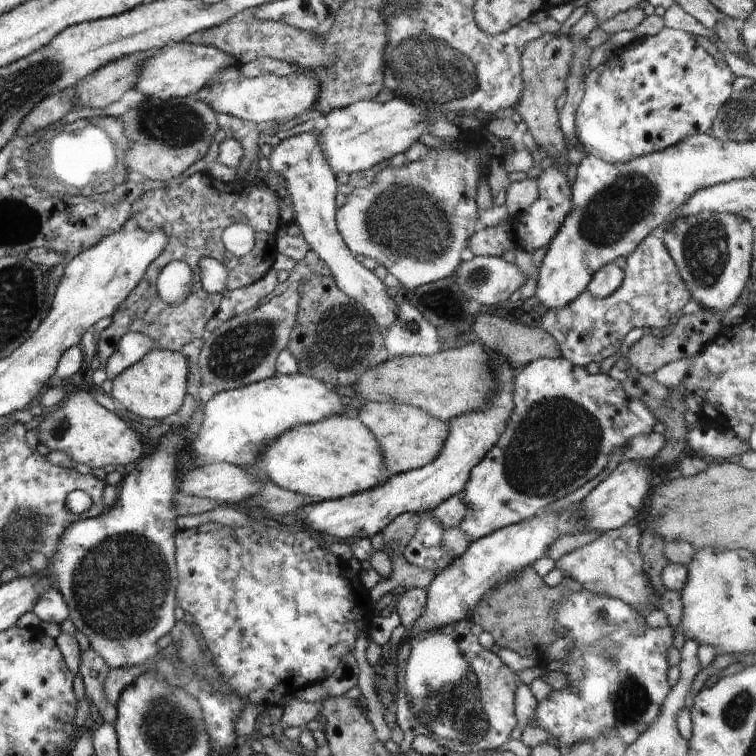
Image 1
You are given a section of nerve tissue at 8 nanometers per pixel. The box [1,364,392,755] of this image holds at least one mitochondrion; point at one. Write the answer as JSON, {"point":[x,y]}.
{"point":[120,587]}

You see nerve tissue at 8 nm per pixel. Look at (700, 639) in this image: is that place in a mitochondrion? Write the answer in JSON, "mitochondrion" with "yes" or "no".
{"mitochondrion":"no"}

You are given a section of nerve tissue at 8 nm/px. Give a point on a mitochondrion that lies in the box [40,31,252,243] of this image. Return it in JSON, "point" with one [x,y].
{"point":[176,125]}

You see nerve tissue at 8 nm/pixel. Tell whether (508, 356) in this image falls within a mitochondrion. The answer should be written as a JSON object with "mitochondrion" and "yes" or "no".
{"mitochondrion":"no"}

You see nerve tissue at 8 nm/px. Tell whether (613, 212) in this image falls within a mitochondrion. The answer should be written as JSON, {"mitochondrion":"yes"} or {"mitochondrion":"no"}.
{"mitochondrion":"yes"}

